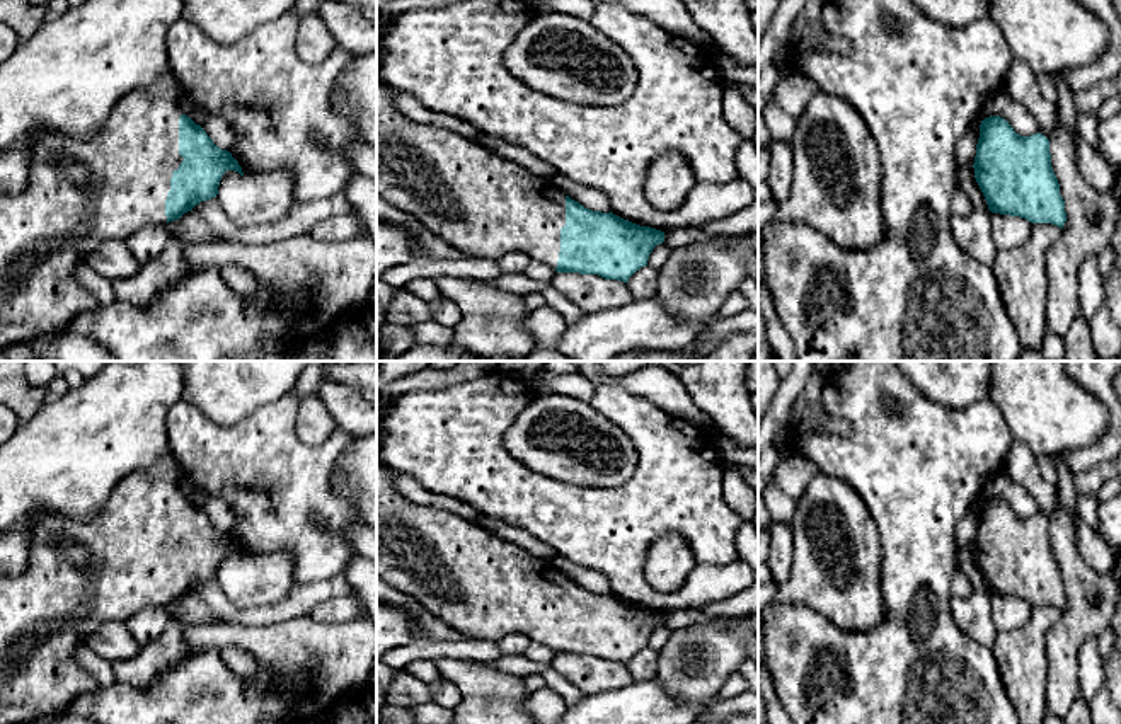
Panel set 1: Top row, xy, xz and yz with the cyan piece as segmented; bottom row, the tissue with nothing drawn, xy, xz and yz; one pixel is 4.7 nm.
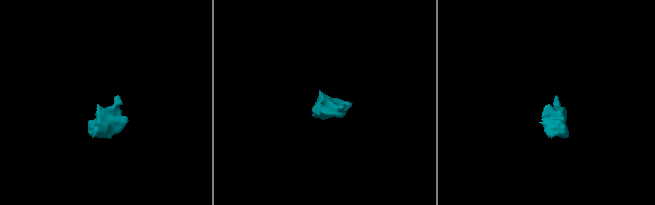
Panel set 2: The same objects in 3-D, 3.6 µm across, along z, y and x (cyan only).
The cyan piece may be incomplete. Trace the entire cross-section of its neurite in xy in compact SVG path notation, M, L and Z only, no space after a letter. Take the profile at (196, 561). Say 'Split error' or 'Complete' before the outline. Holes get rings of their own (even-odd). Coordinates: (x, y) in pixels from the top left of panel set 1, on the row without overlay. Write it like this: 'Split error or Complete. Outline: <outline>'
Split error. Outline: M169 451L153 470L138 470L126 475L107 497L102 511L90 521L75 521L60 513L34 516L32 523L22 532L29 542L29 559L22 574L0 577L0 724L29 724L55 715L68 715L68 705L85 693L92 693L99 683L87 675L77 663L77 649L85 644L89 634L99 625L118 620L126 622L148 606L165 608L179 601L184 595L193 593L201 583L216 579L221 557L235 552L244 557L242 549L230 533L218 530L206 513L187 499L181 491L181 467Z

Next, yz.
Complete. Outline: M985 499L973 550L992 595L1063 610L1065 583L1044 516L1020 518L1003 499Z

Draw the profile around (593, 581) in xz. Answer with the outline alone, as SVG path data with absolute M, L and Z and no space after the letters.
M557 554L550 559L550 562L559 572L562 572L566 577L578 583L584 589L593 591L593 593L610 595L610 586L603 574L595 572L579 564L574 564Z

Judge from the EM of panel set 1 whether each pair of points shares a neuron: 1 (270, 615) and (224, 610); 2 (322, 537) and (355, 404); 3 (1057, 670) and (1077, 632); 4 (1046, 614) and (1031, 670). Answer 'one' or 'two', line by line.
1: one
2: two
3: one
4: one

